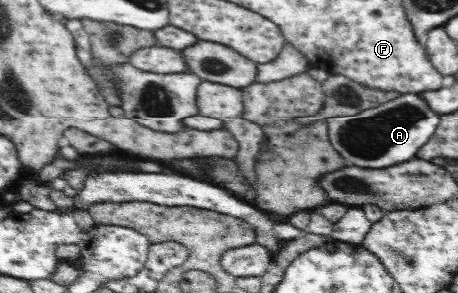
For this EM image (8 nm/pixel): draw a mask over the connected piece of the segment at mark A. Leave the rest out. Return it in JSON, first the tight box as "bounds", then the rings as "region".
{"bounds":[328,94,440,168],"region":[[[399,94],[395,100],[376,106],[369,110],[359,112],[353,116],[337,116],[328,118],[329,140],[337,152],[345,157],[347,166],[359,166],[361,168],[389,168],[401,162],[407,162],[415,158],[418,150],[433,136],[437,122],[440,122],[440,114],[431,110],[431,106],[421,97],[421,94],[404,96]]]}

